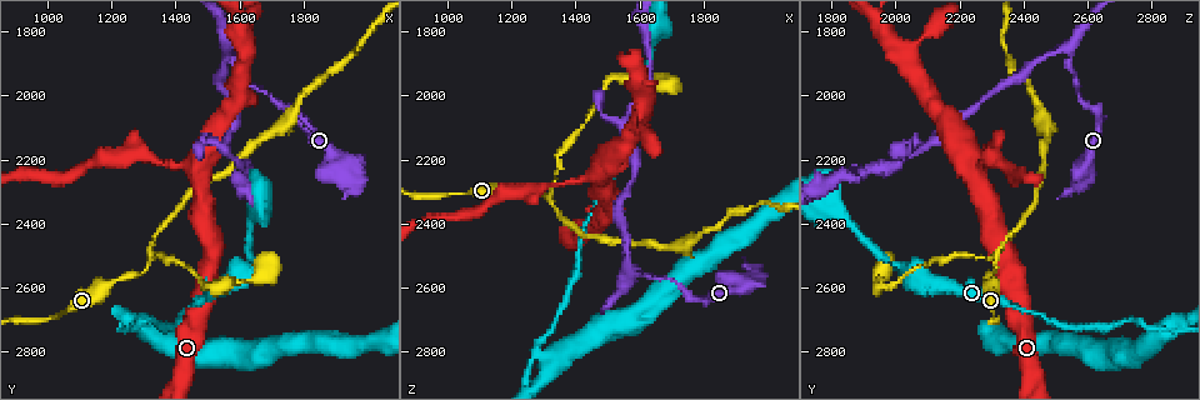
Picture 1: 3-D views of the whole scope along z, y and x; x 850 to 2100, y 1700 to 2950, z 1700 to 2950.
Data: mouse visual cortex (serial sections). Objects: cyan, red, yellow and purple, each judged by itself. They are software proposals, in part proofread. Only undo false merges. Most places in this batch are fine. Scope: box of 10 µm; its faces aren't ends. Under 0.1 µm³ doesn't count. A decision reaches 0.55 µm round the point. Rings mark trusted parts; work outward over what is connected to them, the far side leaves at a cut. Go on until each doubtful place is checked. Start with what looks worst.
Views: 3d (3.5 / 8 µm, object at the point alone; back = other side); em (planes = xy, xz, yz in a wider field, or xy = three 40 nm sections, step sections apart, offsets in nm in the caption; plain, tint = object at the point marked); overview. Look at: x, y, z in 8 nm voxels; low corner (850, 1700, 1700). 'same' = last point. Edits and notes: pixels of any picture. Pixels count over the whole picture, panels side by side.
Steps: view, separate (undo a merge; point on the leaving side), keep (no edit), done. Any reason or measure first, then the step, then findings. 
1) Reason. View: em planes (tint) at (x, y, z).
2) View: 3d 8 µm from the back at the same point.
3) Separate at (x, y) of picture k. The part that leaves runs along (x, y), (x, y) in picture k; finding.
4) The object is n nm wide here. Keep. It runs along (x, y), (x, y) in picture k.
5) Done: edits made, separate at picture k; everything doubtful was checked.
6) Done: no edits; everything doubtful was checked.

Abrupt turn. View: 3d 3.5 µm at (1310, 2510, 2310).

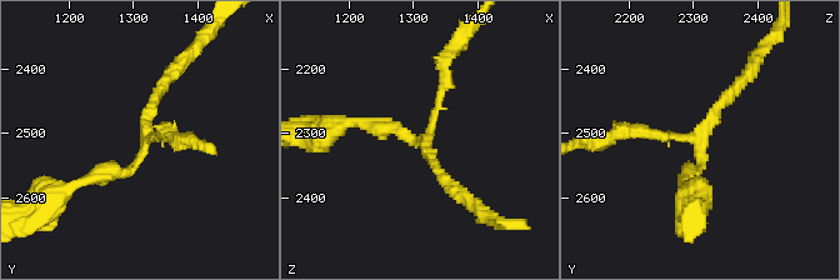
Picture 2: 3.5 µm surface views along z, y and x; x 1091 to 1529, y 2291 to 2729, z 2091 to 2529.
Shape alone is not enough. View: em xy step 2 (tint) at (1320, 2515, 2305).

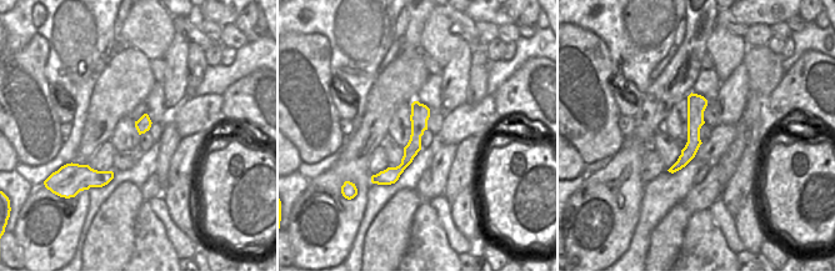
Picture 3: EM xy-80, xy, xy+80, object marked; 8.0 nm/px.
3 arms meet here. Keep. It runs along (423, 108), (408, 159), (375, 180) in picture 3; all the same cell.

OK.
Three-way junction. View: 3d 3.5 µm from the back at (1560, 1860, 2540).

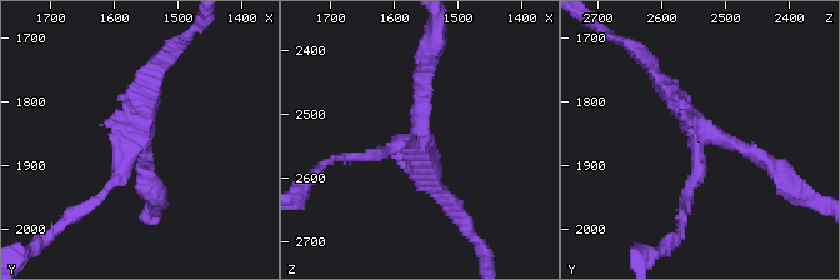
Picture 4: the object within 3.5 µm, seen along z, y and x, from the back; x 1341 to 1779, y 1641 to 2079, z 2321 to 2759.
3 arms meet here; the arms are 150, 200, 250 nm wide. View: em planes (tint) at (1560, 1850, 2540).

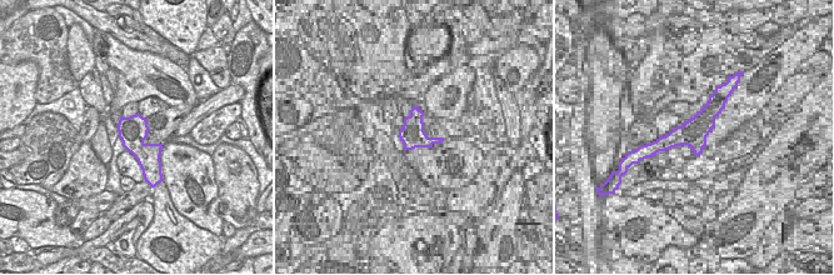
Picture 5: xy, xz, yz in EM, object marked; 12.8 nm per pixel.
Keep. It runs along (376, 158), (419, 144), (426, 64) in picture 4; continuous, no second cell.

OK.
Looks like a crossing. View: 3d 3.5 µm at (1320, 2750, 2830).

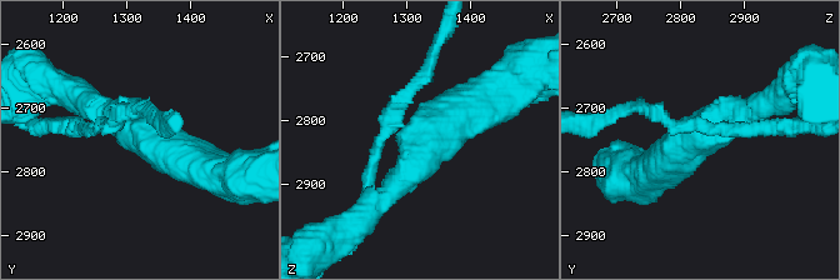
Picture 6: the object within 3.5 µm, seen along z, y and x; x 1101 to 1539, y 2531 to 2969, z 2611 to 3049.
4 arms meet here; the arms are 150, 150, 300, 500 nm wide; now the EM. View: em xy step 2 (tint) at (1315, 2740, 2830).

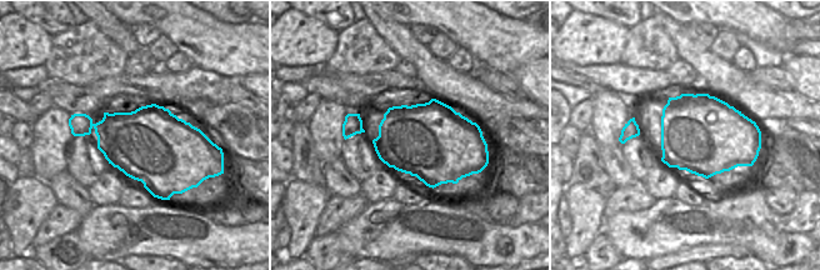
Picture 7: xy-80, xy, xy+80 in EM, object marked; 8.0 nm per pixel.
Keep. It runs along (140, 106), (118, 123), (201, 169) in picture 6; one cell here.

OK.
Done: no edits; everything doubtful was checked.

